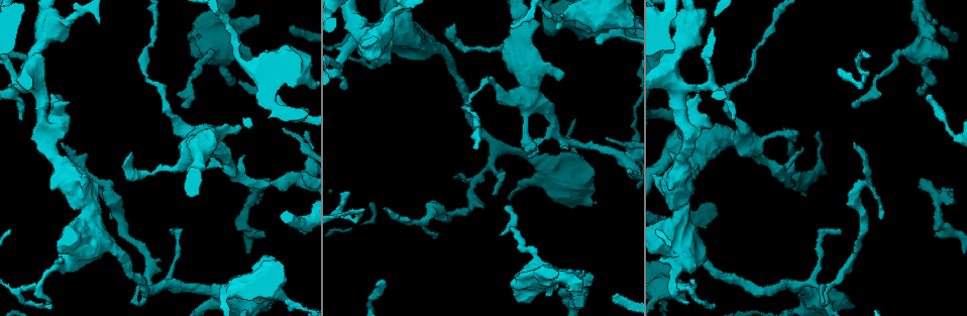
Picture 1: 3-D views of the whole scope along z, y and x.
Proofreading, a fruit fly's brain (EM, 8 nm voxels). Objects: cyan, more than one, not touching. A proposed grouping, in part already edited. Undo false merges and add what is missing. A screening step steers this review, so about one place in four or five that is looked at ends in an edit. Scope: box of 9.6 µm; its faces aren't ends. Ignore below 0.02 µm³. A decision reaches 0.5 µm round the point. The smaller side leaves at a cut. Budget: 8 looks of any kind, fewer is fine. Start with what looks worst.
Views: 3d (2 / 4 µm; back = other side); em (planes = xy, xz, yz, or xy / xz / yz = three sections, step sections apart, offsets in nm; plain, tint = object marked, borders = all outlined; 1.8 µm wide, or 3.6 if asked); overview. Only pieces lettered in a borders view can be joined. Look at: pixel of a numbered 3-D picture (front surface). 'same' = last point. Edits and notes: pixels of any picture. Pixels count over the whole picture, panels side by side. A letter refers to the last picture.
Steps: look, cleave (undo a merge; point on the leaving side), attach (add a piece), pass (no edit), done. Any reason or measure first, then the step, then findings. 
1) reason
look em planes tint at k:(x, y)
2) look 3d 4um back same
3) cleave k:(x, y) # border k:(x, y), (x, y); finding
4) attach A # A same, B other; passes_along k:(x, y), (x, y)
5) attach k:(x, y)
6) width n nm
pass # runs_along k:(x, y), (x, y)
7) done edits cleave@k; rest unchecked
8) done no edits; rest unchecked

two arms in line, one across
look 3d 2um at 1:(481, 173)

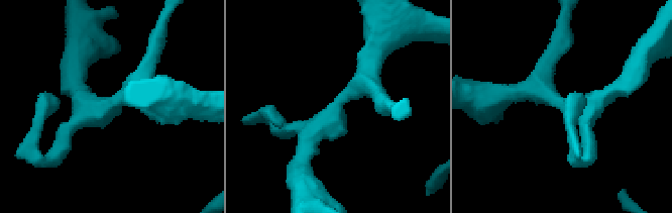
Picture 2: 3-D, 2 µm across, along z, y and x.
need the tissue
look em 3.6um planes tint at 2:(114, 103)

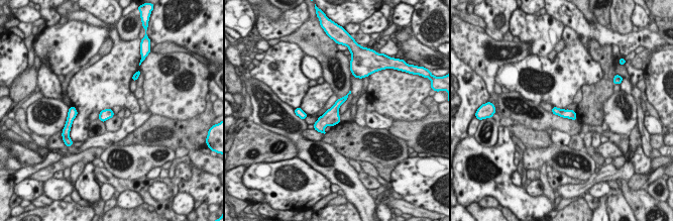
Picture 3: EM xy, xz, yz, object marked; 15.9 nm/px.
see the neighbours
look em 3.6um planes borders same

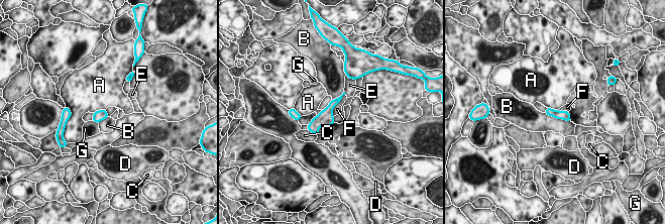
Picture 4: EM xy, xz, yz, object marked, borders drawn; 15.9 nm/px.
pass # A other, B other, C other, D other, E other, F other, G other; border 4:(344, 94), (333, 108), (333, 117); continuous, no second neuron

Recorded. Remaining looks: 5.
end of a long branch
look 3d 2um at 1:(453, 25)

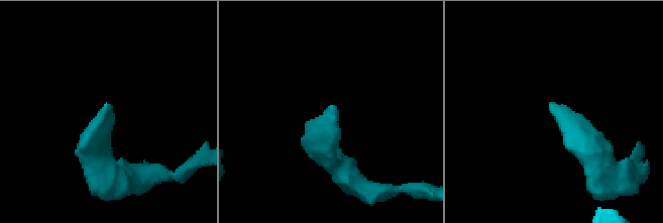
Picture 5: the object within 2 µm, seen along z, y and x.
need the tissue
look em xz step 16 tint at 5:(109, 104)

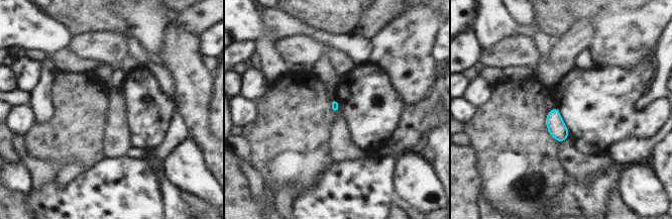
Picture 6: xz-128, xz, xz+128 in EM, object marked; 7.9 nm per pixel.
look em planes borders same

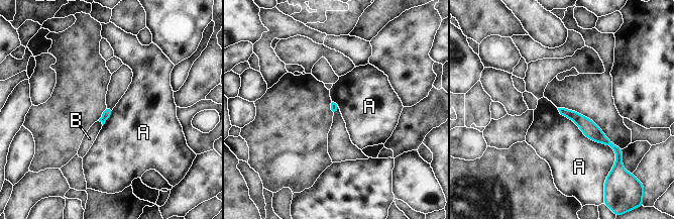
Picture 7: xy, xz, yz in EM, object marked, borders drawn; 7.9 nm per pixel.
longest_contact A 600 nm
pass # A other, B other; border 7:(557, 108), (615, 153); no lettered piece goes on from it

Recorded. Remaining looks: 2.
an open end
look em yz step 8 tint at 1:(594, 276)

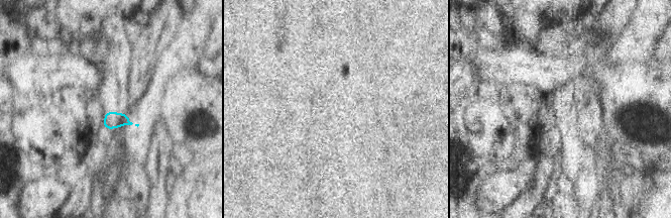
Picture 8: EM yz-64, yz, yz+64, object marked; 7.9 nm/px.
look em planes borders same

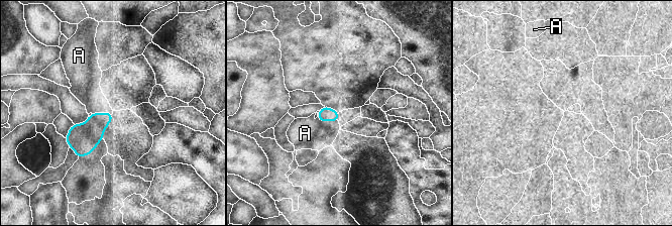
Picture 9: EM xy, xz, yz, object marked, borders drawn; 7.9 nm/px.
attach 9:(305, 133) # A same; passes_along 9:(325, 114), (323, 120), (305, 133); the neuron continues

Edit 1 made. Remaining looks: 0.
done edits attach@9; rest unchecked

